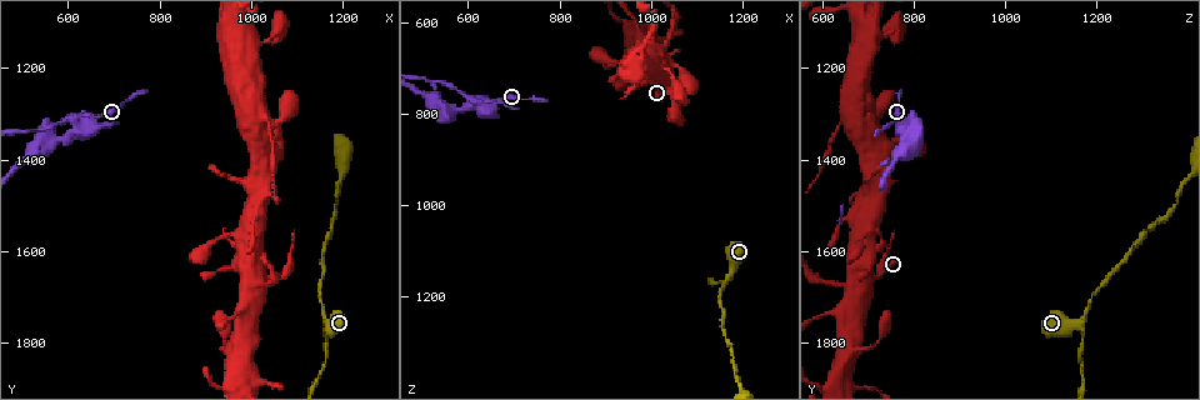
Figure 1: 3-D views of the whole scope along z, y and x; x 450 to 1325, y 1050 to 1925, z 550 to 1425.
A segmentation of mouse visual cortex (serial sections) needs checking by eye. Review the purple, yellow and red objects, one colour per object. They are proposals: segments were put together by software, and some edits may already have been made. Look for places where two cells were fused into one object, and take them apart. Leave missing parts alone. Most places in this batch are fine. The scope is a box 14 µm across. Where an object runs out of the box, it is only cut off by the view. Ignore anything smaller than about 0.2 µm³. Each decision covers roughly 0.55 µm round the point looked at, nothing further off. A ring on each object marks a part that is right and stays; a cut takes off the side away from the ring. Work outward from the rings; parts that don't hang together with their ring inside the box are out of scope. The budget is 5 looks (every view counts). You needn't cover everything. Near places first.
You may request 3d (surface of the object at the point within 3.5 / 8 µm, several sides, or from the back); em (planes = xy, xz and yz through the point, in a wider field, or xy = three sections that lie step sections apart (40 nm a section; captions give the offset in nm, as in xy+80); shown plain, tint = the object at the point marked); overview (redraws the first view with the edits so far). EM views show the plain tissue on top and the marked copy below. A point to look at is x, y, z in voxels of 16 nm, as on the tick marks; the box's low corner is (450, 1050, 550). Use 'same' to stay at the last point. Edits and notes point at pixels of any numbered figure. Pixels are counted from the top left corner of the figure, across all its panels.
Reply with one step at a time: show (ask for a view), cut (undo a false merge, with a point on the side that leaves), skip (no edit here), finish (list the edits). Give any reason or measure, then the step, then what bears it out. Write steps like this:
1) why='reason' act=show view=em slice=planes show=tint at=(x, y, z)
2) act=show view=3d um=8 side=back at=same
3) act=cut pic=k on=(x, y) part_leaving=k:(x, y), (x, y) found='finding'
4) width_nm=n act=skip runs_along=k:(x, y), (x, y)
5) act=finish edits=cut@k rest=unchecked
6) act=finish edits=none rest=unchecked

why='a fork' act=show view=3d um=3.5 at=(615, 1310, 780)

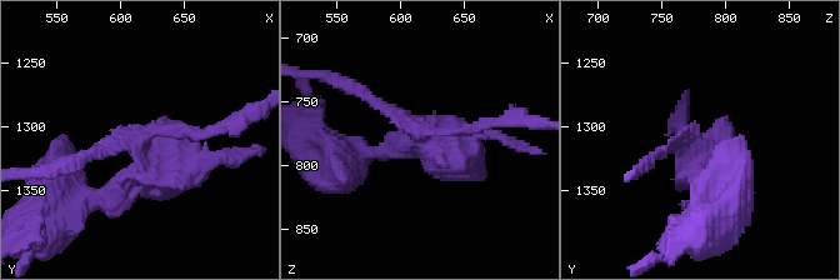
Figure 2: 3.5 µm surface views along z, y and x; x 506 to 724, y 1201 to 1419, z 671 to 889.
why='need the tissue' act=show view=em slice=xy step=1 show=tint at=(614, 1310, 776)

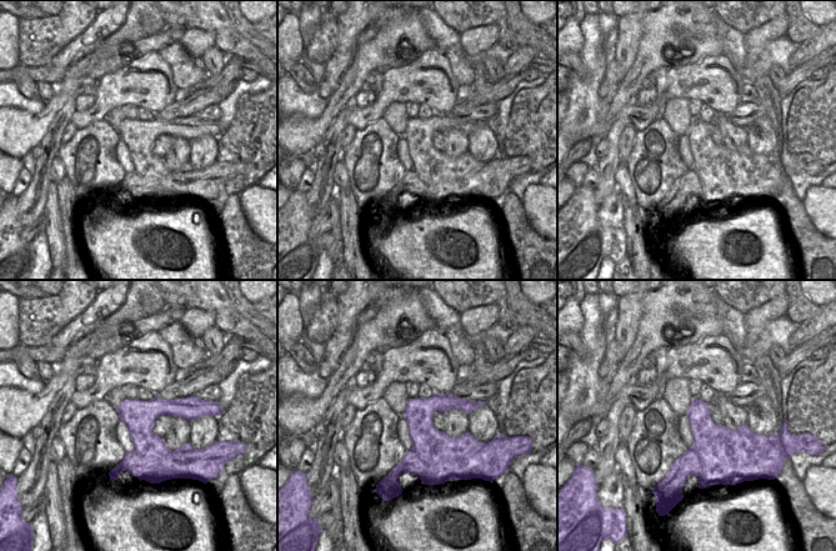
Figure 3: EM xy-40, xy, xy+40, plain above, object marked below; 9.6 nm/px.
width_nm=320 act=cut pic=2 on=(450, 173) part_leaving=2:(141, 139), (145, 170), (73, 208) found='two cells meet here'

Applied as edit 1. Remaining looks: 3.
why='see it whole again' act=show view=overview

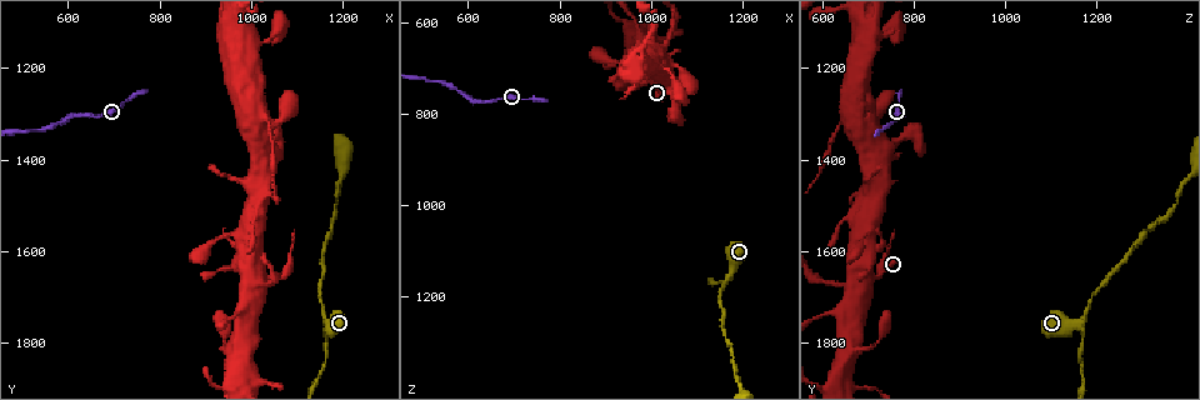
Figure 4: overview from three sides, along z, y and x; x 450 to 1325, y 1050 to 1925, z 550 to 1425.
why='three arms meet' act=show view=3d um=3.5 at=(1170, 1760, 1165)

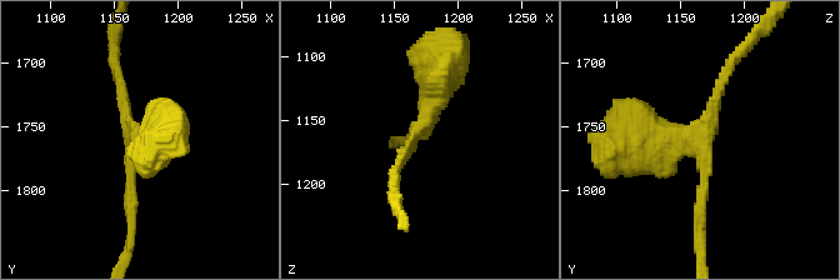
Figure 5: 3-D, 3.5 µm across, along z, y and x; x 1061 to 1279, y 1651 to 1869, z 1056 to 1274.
why='shape alone is not enough' act=show view=em slice=xy step=1 show=tint at=(1166, 1754, 1160)

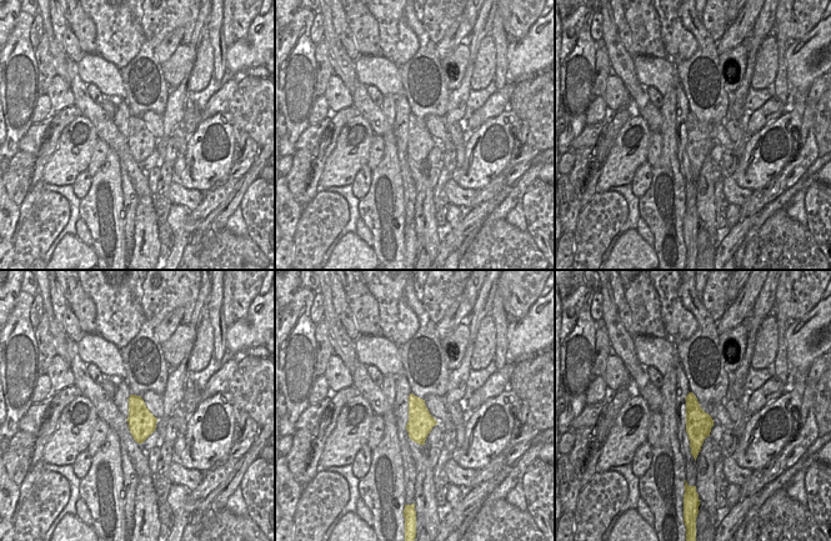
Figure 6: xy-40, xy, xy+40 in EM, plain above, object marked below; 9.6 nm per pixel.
width_nm=240 act=skip runs_along=5:(621, 135), (701, 131), (730, 66) found='continuous, no second cell'

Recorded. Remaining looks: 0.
act=finish edits=cut@2 rest=unchecked

